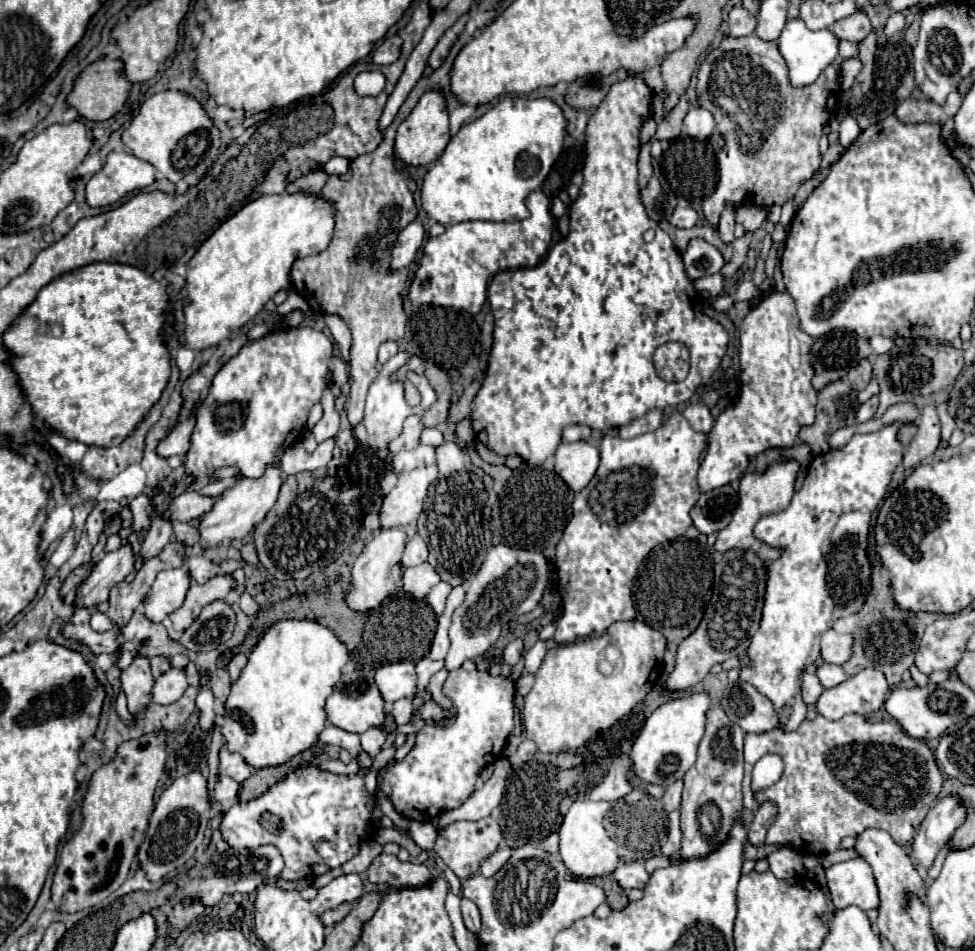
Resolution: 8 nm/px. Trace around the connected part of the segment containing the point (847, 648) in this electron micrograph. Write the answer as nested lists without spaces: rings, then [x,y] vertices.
[[[827,630],[821,638],[821,658],[829,664],[845,664],[853,656],[853,634]]]

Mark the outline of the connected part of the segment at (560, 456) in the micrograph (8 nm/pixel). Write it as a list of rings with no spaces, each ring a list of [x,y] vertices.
[[[561,442],[555,452],[555,472],[573,492],[583,490],[595,476],[599,450],[591,442]]]

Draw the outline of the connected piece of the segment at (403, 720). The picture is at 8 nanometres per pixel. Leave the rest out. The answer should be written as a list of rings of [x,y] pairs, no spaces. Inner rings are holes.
[[[401,698],[393,704],[393,718],[395,718],[395,724],[401,726],[401,724],[407,724],[411,720],[411,712],[413,712],[413,700],[411,698]]]

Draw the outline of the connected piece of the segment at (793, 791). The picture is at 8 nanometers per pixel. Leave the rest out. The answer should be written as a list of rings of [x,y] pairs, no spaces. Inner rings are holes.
[[[847,714],[841,720],[827,720],[817,716],[815,720],[805,720],[797,730],[771,730],[765,734],[745,736],[745,780],[743,780],[743,802],[747,812],[755,812],[763,802],[773,802],[777,806],[777,818],[767,830],[765,844],[781,844],[787,848],[797,848],[799,854],[831,854],[841,848],[841,840],[847,836],[857,836],[861,830],[879,828],[891,834],[897,844],[909,844],[919,830],[931,804],[937,800],[943,786],[941,770],[933,758],[933,752],[923,740],[909,738],[901,730],[901,724],[891,720],[865,720],[859,714]],[[777,754],[785,762],[785,772],[781,780],[761,792],[751,792],[751,768],[765,756]]]

